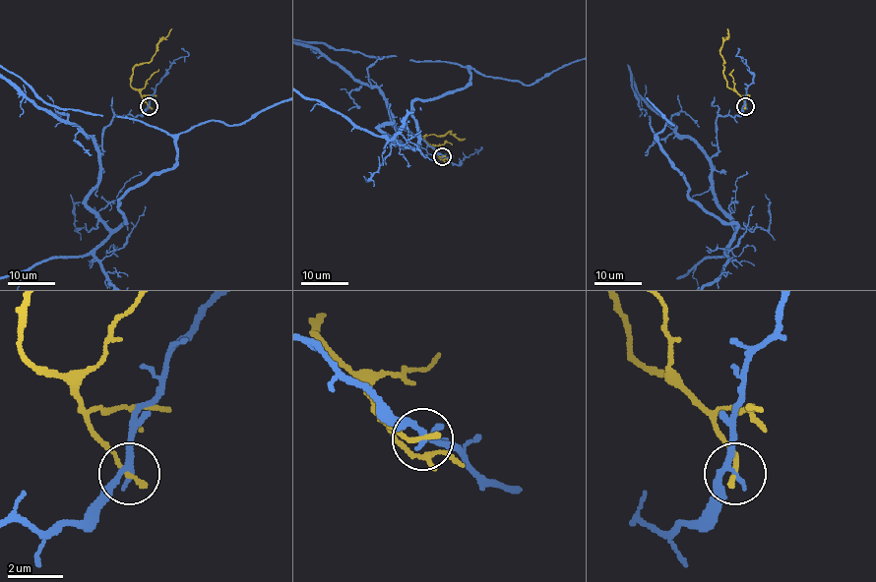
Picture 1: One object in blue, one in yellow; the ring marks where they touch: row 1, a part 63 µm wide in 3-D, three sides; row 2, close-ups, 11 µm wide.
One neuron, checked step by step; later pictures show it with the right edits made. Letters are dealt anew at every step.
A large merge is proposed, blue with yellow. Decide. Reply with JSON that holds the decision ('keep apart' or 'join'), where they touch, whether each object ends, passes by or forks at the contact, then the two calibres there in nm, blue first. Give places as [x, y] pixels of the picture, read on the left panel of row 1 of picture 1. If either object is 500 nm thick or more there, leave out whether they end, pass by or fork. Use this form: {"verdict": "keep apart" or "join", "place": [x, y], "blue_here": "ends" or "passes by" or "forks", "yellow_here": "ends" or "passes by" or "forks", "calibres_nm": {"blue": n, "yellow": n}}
{"verdict": "keep apart", "place": [149, 106], "blue_here": "passes by", "yellow_here": "ends", "calibres_nm": {"blue": 200, "yellow": 200}}

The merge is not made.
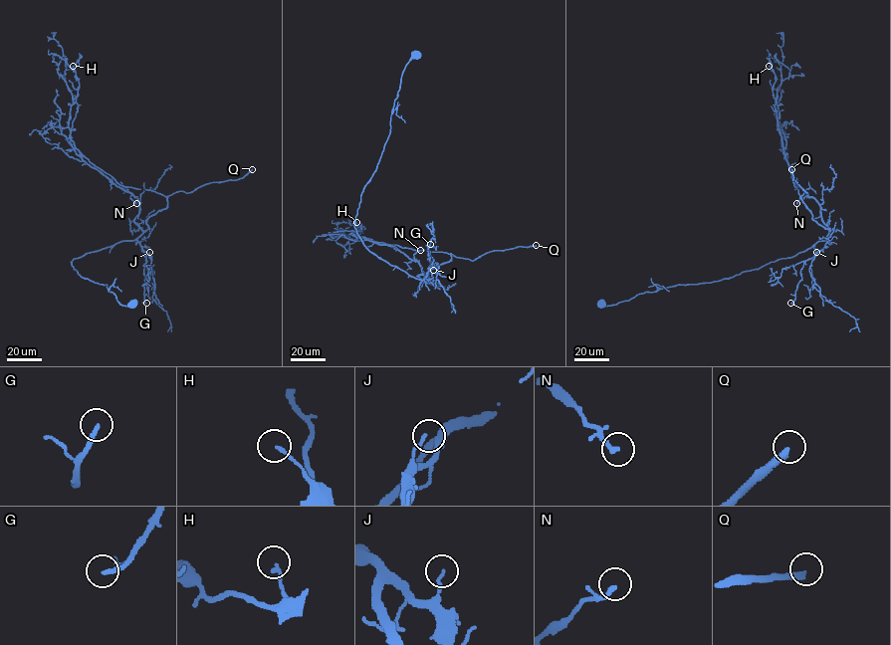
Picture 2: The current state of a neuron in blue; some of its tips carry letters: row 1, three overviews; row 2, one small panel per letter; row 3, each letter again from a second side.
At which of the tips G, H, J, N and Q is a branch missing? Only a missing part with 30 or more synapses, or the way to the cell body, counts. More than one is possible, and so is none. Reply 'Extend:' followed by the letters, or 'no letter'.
Extend: G, Q

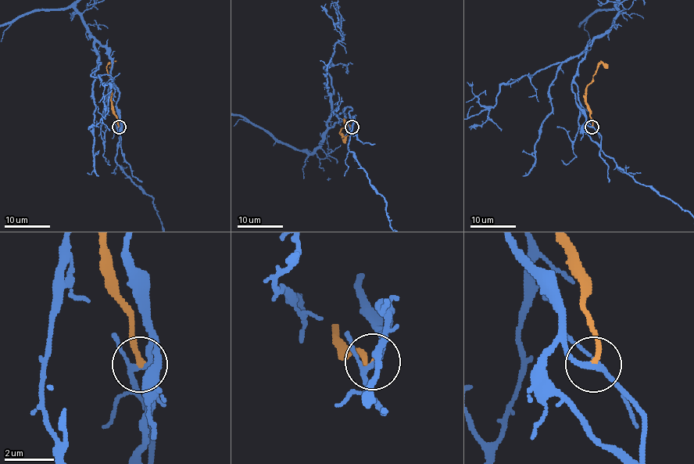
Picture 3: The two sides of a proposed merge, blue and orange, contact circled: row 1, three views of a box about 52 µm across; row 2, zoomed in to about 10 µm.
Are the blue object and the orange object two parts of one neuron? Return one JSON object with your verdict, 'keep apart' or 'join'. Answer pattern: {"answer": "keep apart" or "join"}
{"answer": "keep apart"}

